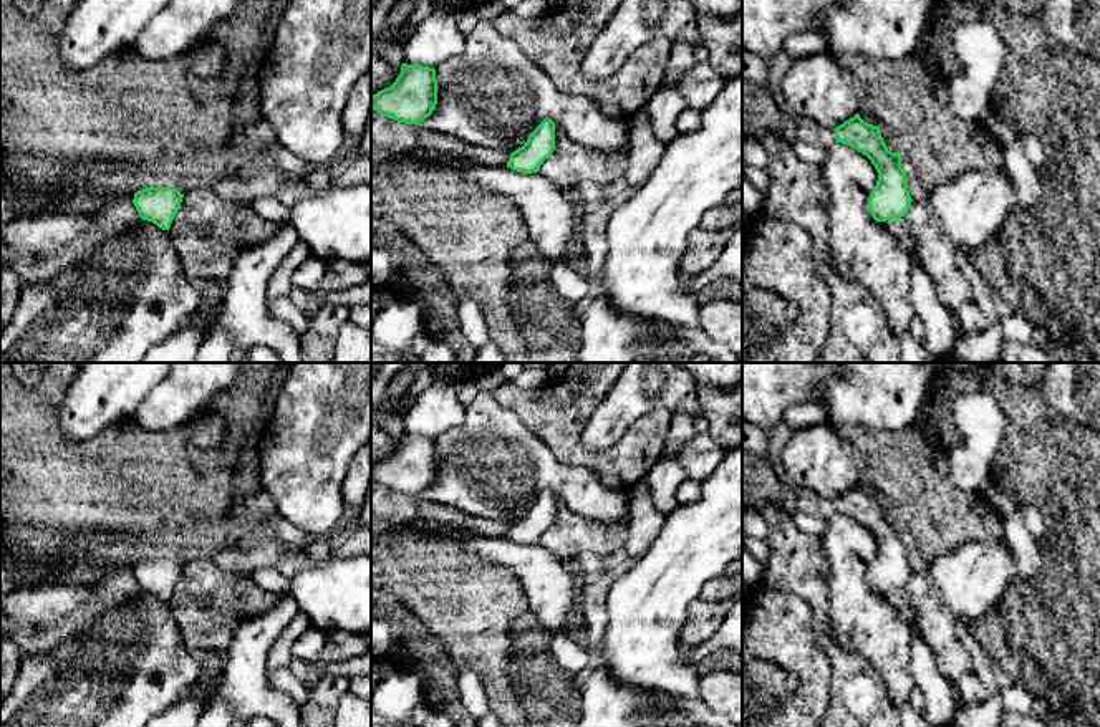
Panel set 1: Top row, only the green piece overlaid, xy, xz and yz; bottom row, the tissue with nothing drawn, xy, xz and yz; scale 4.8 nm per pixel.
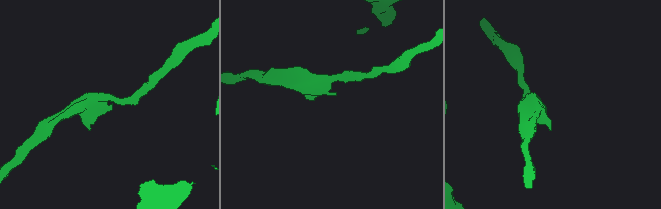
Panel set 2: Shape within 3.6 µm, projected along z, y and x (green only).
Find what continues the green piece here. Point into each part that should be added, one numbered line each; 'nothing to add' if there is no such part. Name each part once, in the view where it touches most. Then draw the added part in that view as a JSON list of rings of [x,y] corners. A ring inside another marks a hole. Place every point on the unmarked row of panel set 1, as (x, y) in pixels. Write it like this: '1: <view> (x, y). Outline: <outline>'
nothing to add

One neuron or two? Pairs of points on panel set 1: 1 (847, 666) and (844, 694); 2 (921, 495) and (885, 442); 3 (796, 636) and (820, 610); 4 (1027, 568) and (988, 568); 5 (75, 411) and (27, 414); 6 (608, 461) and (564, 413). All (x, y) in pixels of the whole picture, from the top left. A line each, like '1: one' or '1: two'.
1: one
2: one
3: two
4: two
5: two
6: one

